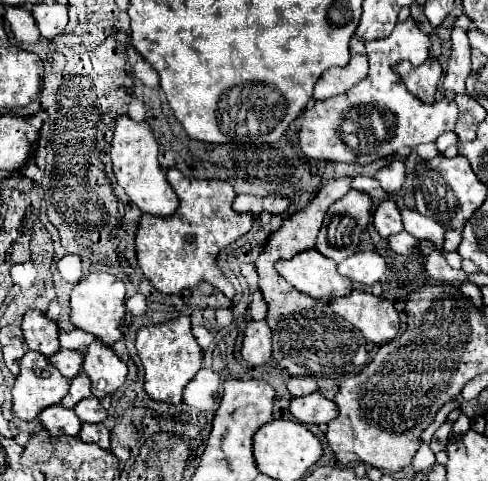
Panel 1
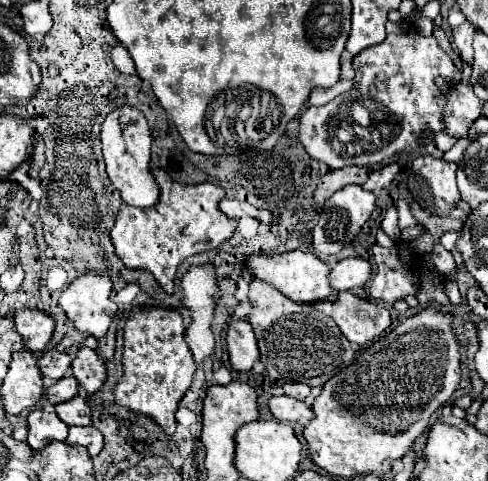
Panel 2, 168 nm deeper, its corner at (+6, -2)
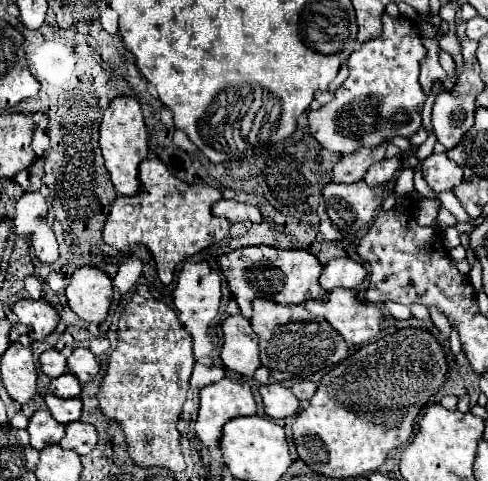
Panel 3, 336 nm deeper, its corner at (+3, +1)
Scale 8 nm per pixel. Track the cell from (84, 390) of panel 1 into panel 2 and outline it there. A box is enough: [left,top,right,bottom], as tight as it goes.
[45,376,77,404]

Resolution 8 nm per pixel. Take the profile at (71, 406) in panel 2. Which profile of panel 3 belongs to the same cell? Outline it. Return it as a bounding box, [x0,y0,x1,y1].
[44,393,82,425]

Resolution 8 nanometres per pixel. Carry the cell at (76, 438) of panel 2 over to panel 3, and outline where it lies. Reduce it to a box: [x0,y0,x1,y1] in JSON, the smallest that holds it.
[60,421,98,455]

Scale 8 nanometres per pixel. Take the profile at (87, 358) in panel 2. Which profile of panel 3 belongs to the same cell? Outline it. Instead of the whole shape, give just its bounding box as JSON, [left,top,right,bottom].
[68,349,100,383]

